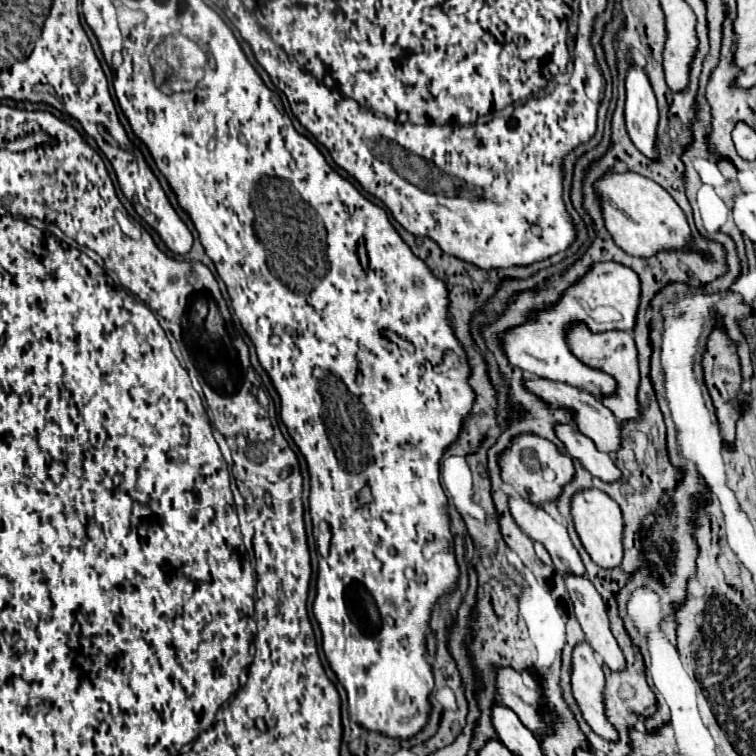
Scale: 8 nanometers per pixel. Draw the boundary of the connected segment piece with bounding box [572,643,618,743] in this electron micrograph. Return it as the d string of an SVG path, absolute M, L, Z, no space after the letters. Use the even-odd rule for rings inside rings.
M578 645L572 653L572 689L584 719L600 737L616 743L618 731L604 713L604 671L590 645Z

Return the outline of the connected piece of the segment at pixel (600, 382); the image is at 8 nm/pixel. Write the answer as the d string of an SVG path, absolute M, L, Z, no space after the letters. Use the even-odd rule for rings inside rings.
M614 261L604 265L594 265L590 273L578 281L578 285L570 287L568 293L554 305L534 315L532 321L510 329L504 339L504 351L508 361L536 377L566 383L578 387L582 391L592 393L594 397L610 397L616 393L616 379L600 369L592 369L584 365L568 347L568 333L574 325L584 323L592 333L604 331L634 331L636 315L640 307L640 277Z

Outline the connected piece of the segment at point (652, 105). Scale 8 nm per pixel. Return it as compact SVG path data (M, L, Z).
M630 67L626 77L626 129L632 143L648 159L658 159L656 127L658 105L646 73L640 67Z

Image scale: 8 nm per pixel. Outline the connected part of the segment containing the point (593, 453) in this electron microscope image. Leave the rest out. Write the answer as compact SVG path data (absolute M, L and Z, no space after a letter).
M558 425L556 433L558 439L566 445L568 455L578 459L590 475L602 479L604 483L622 479L622 471L614 465L614 461L606 453L600 453L596 445L592 445L592 441L588 441L588 437L584 437L572 425Z

